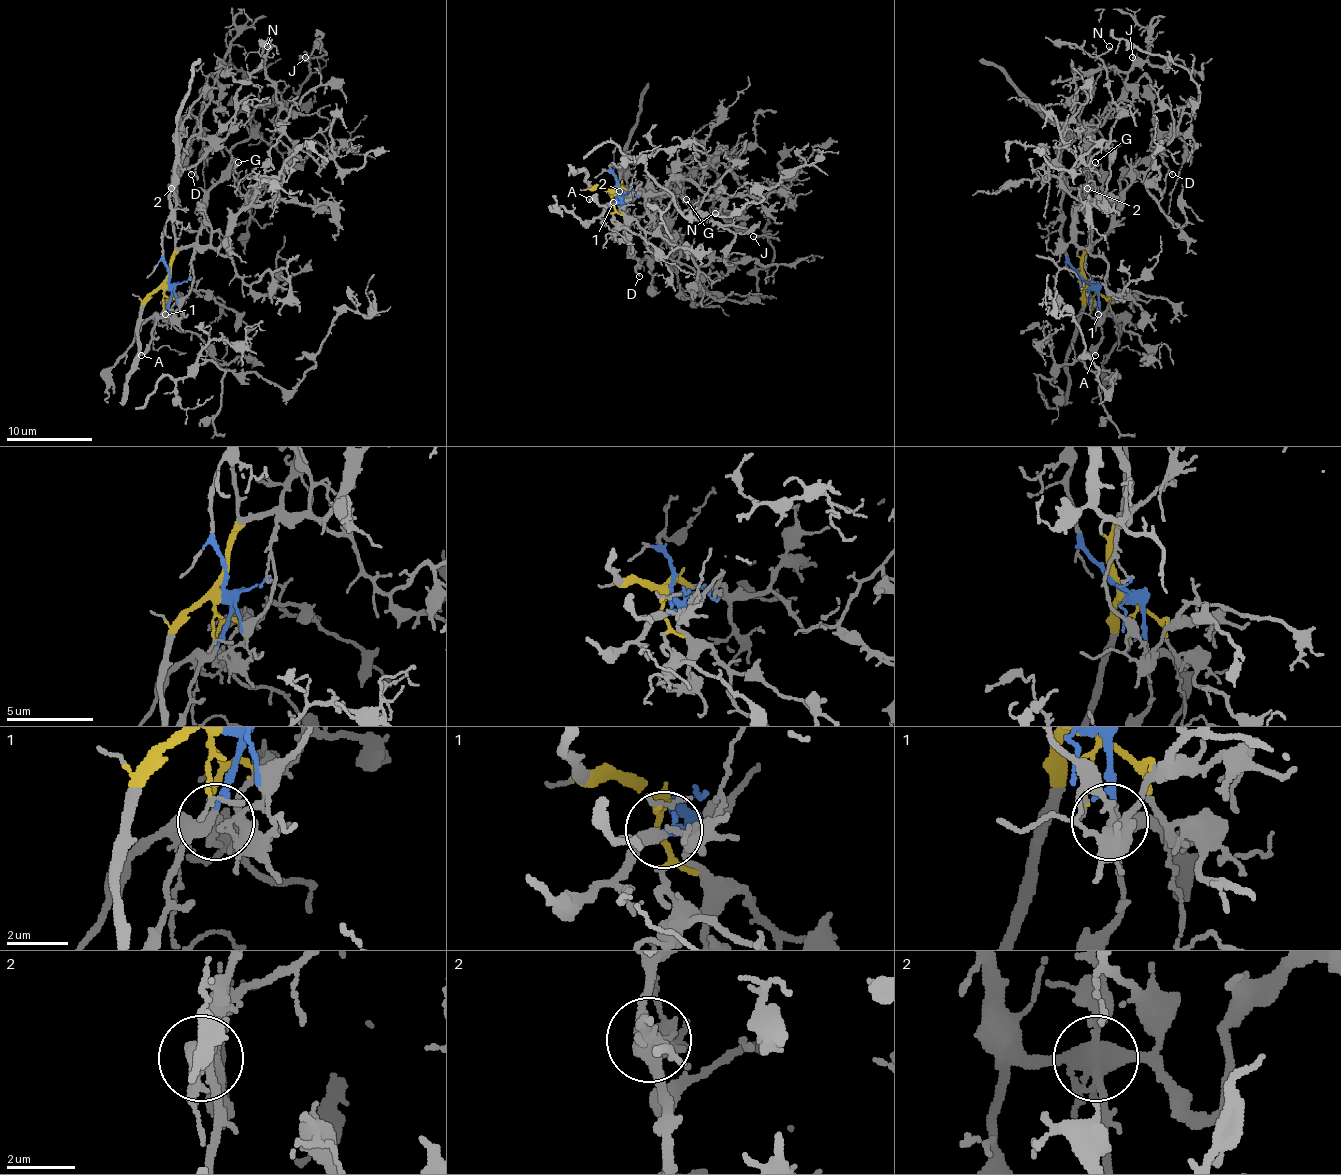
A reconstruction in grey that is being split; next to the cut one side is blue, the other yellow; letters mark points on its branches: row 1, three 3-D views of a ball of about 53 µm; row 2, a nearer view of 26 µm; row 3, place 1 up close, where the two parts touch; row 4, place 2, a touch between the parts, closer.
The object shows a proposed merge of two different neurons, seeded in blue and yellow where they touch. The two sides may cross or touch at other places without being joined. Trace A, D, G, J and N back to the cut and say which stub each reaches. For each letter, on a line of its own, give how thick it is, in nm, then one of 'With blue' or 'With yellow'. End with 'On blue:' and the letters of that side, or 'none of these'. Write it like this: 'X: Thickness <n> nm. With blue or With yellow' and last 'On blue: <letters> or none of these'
A: Thickness 360 nm. With blue
D: Thickness 110 nm. With blue
G: Thickness 170 nm. With yellow
J: Thickness 100 nm. With yellow
N: Thickness 130 nm. With yellow
On blue: A, D

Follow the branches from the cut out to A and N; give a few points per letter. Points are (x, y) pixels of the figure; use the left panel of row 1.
A: (167, 282), (171, 293), (169, 306), (141, 355)
N: (167, 282), (180, 250), (219, 248), (240, 213), (281, 186), (292, 143), (277, 128), (266, 46)

